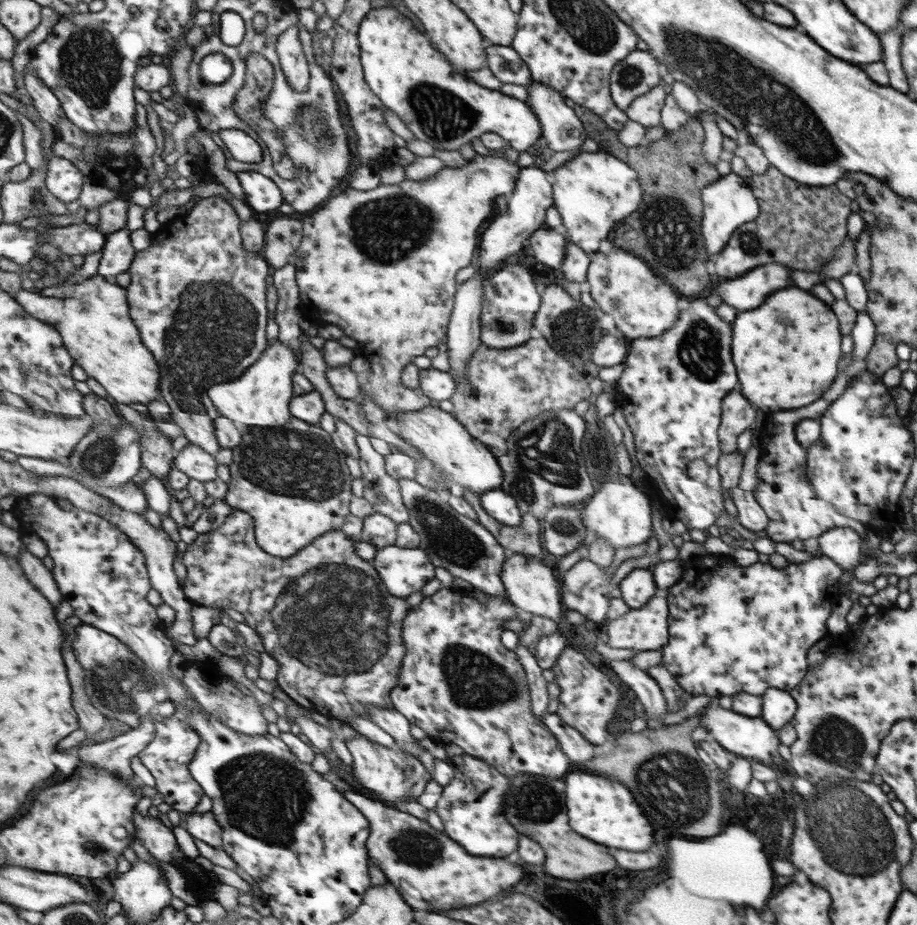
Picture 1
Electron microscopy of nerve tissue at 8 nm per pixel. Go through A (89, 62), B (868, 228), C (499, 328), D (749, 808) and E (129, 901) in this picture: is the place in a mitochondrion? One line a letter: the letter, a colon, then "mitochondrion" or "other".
A: mitochondrion
B: other
C: mitochondrion
D: other
E: other

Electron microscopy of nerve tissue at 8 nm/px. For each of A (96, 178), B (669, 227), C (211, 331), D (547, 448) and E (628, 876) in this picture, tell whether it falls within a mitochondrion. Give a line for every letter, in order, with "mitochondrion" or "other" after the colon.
A: other
B: mitochondrion
C: mitochondrion
D: mitochondrion
E: other

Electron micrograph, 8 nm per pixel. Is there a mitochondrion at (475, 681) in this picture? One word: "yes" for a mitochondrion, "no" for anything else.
yes

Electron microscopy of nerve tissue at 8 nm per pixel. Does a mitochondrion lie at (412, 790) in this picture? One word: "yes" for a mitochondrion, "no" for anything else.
no

